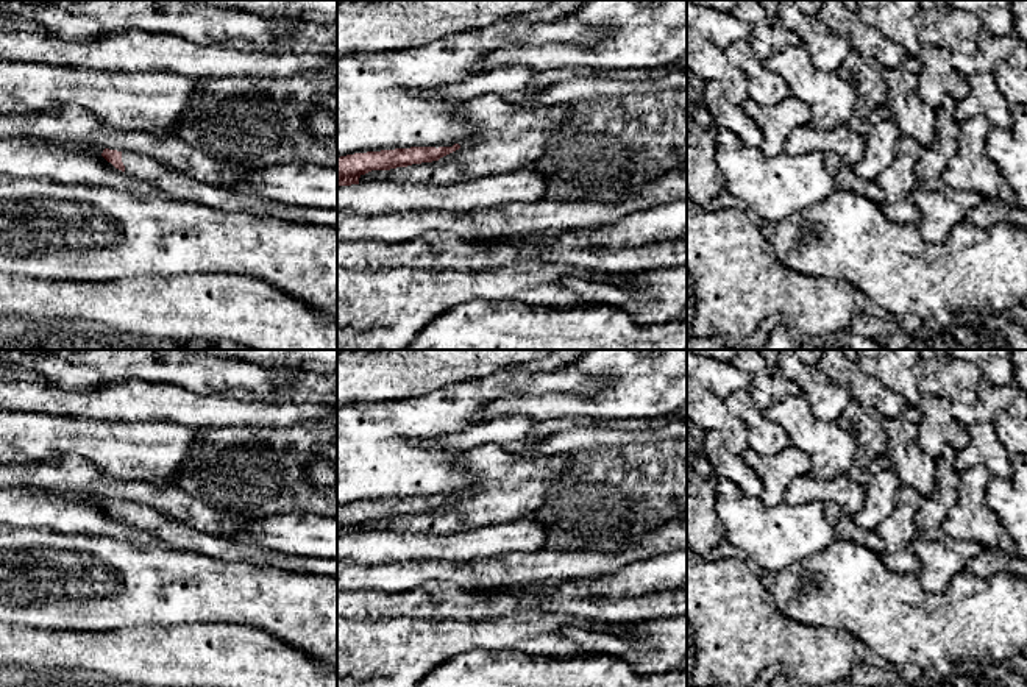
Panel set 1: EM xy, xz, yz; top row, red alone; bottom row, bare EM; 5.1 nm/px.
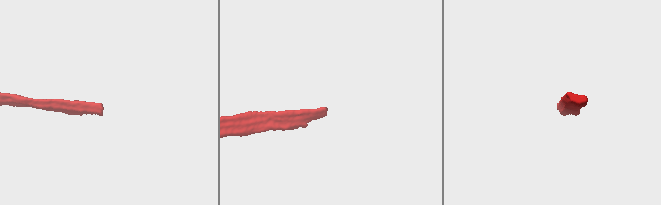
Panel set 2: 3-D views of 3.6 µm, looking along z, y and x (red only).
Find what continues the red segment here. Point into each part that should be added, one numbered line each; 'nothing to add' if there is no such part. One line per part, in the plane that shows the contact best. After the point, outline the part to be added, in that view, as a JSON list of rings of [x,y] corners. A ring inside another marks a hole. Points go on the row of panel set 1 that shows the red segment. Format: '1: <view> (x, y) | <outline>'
1: xy (177, 185) | [[[122,151],[125,173],[161,189],[169,198],[259,217],[276,217],[292,223],[337,228],[337,209],[303,208],[200,181],[192,173],[172,170],[150,156]]]

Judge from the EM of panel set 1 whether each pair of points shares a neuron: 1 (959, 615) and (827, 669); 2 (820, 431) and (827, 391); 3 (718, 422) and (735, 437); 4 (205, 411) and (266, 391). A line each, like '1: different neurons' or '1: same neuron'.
1: different neurons
2: different neurons
3: same neuron
4: different neurons

